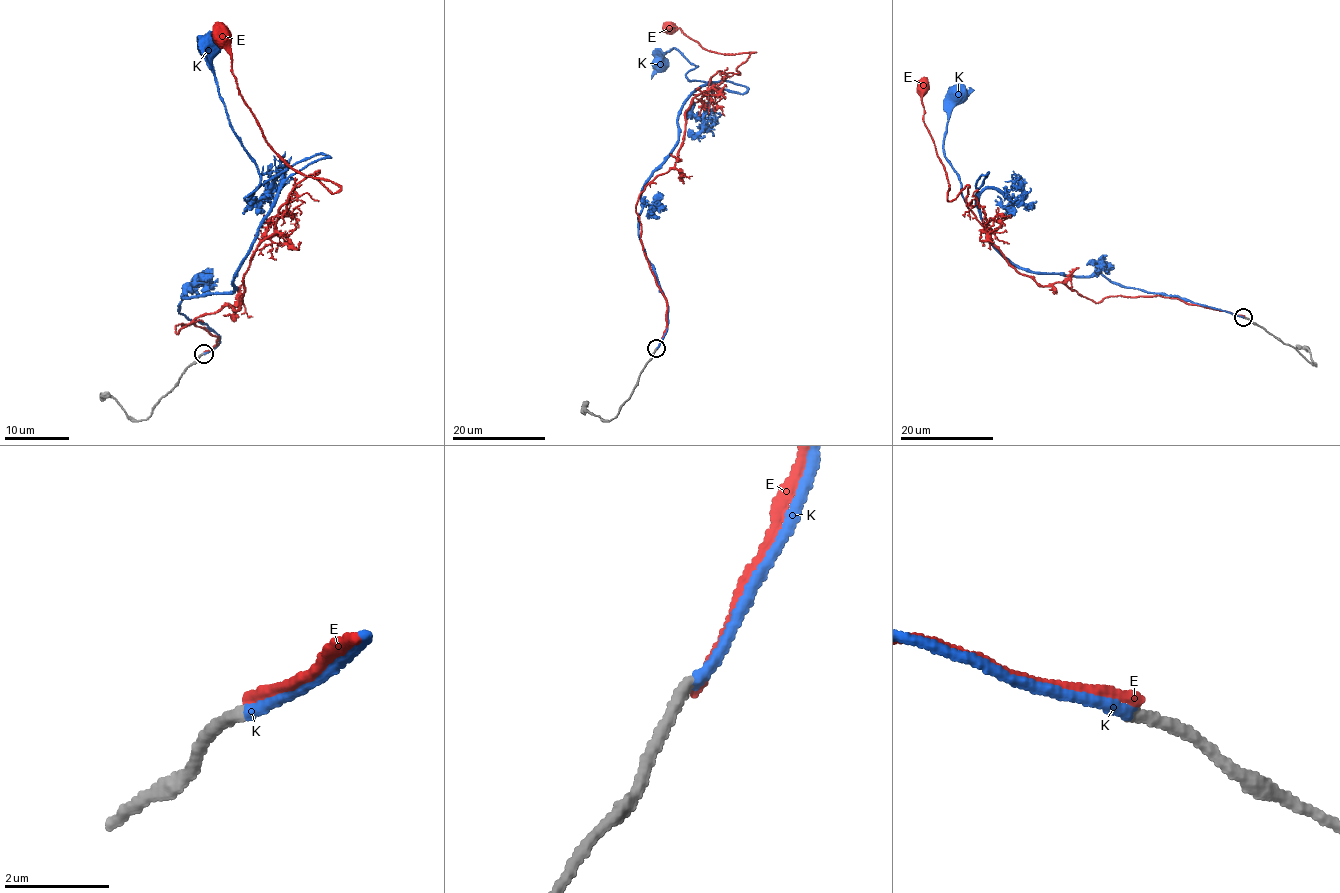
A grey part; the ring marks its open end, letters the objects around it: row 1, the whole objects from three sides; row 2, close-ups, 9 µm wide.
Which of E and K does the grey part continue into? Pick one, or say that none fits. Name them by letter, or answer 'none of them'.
K

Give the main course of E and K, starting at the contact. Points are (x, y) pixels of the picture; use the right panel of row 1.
E: (1244, 317), (1177, 298), (1094, 303), (1021, 275), (967, 205), (968, 184), (948, 201), (923, 89)
K: (1243, 317), (1100, 274), (1013, 266), (986, 233), (984, 187), (969, 205), (943, 151), (956, 95)

